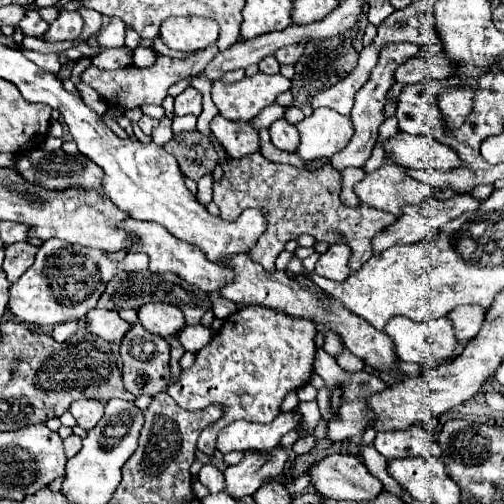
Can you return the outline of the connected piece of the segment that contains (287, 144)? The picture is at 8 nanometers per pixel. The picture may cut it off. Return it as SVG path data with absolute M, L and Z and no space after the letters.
M277 119L271 127L269 127L269 133L271 133L271 143L277 147L277 149L283 149L283 151L289 151L293 153L295 147L299 145L299 131L293 123L289 123L287 119Z

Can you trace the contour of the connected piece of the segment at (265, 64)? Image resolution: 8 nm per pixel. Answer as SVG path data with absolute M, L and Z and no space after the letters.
M269 55L267 59L263 59L263 61L259 63L259 71L265 73L265 75L275 75L275 73L279 73L279 63L277 63L277 59L275 59L273 55Z

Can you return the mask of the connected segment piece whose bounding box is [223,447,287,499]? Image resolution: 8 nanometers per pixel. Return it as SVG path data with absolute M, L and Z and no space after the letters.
M279 447L273 449L271 461L261 461L255 453L249 453L239 465L231 465L223 471L225 487L223 491L233 499L241 499L243 495L253 495L261 483L273 479L283 471L287 461L287 453Z

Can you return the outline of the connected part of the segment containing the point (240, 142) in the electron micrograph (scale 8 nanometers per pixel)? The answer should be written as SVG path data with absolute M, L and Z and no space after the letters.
M215 115L211 131L231 159L241 159L259 149L259 135L249 127L249 123L231 123L223 119L223 115Z

